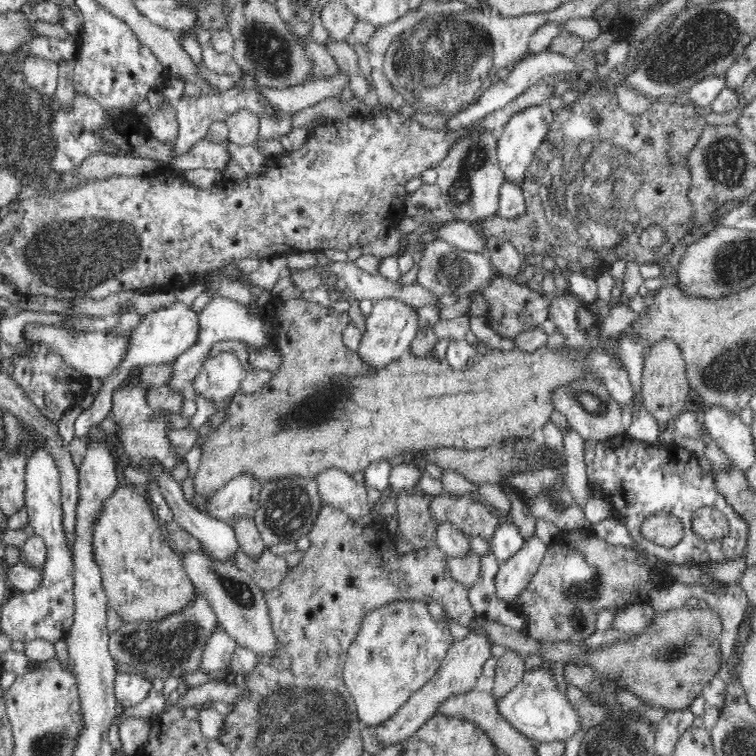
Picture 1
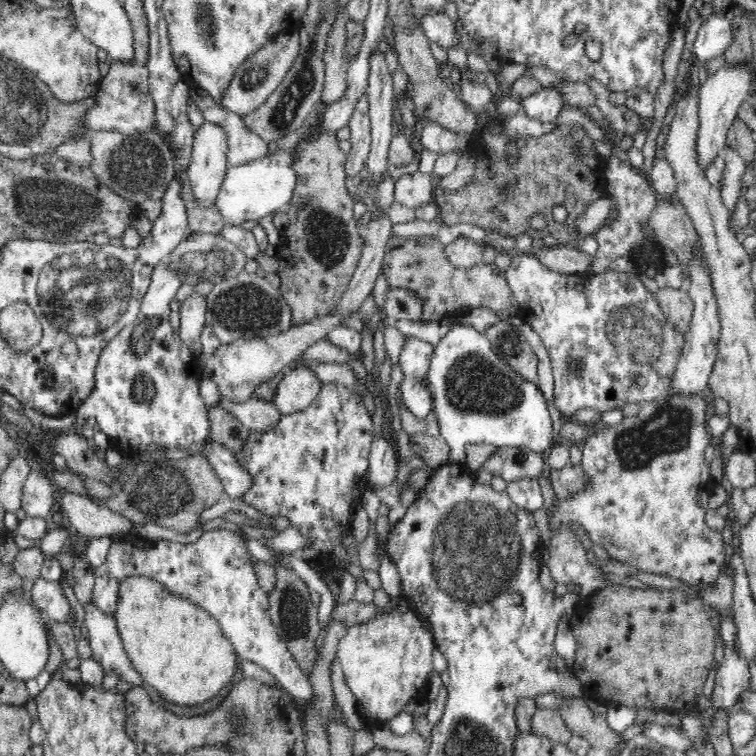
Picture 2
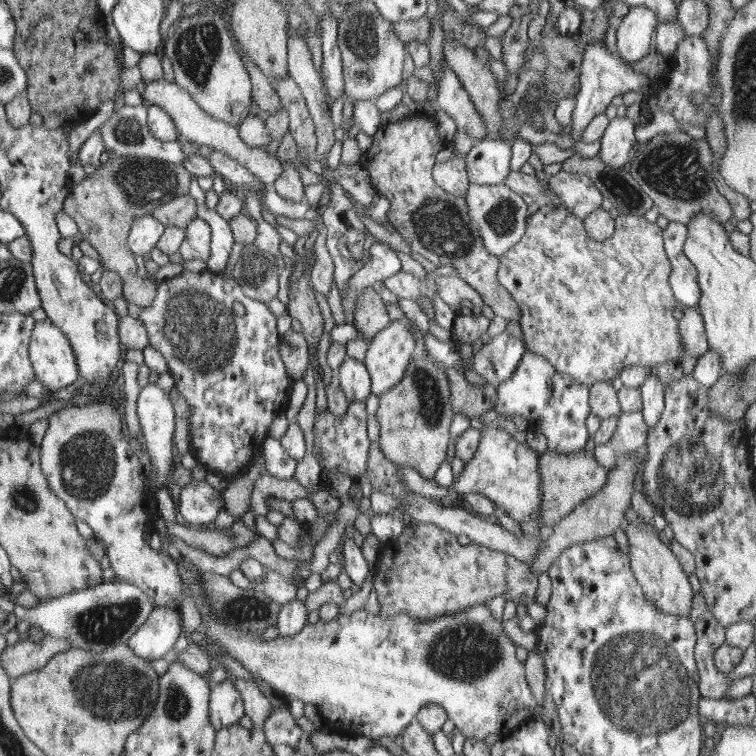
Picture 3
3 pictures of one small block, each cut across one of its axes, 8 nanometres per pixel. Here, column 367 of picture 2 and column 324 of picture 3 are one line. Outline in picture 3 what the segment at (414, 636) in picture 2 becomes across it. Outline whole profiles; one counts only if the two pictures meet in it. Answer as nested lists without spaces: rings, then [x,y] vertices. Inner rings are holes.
[[[184,558],[184,561],[177,559],[177,562],[180,564],[180,577],[183,577],[184,581],[183,591],[191,592],[188,594],[188,598],[192,598],[194,604],[198,606],[198,610],[200,610],[202,630],[205,635],[208,636],[208,638],[212,638],[214,642],[218,642],[220,648],[224,648],[234,660],[238,660],[246,670],[249,670],[257,678],[261,678],[280,696],[284,696],[287,700],[298,698],[302,700],[302,702],[315,704],[322,718],[326,718],[328,722],[334,724],[334,726],[325,726],[326,730],[331,728],[332,730],[336,730],[336,728],[342,730],[342,728],[346,728],[346,726],[350,724],[350,718],[352,718],[352,728],[350,728],[350,732],[356,732],[356,734],[362,732],[365,736],[373,739],[380,738],[383,735],[390,736],[391,738],[398,738],[404,728],[416,720],[416,715],[419,714],[419,711],[422,710],[424,705],[434,703],[444,707],[448,719],[454,722],[458,735],[463,734],[465,737],[485,740],[488,734],[501,733],[502,735],[506,735],[510,734],[512,730],[523,726],[524,723],[528,722],[528,718],[532,716],[532,710],[536,708],[536,702],[534,702],[534,698],[532,698],[532,694],[530,694],[530,688],[528,688],[528,684],[526,684],[524,668],[522,668],[522,664],[516,660],[516,648],[514,648],[514,644],[512,644],[512,642],[506,638],[506,634],[504,634],[504,620],[503,618],[496,619],[492,615],[488,603],[474,604],[474,606],[466,608],[466,610],[460,611],[457,614],[448,614],[448,616],[440,616],[440,618],[432,618],[432,620],[424,621],[416,620],[410,613],[404,614],[402,612],[400,612],[399,615],[390,616],[390,618],[380,615],[372,616],[372,614],[368,614],[368,611],[362,608],[347,616],[339,614],[331,621],[318,620],[315,624],[308,623],[303,626],[303,630],[298,632],[298,634],[289,637],[280,637],[279,640],[270,639],[267,641],[260,637],[259,632],[252,633],[250,631],[244,631],[244,629],[240,629],[240,627],[228,625],[228,623],[224,623],[222,619],[218,619],[218,616],[212,613],[212,607],[208,605],[208,596],[204,593],[204,585],[203,581],[201,581],[203,573],[197,570],[195,566],[188,561],[188,558]]]

